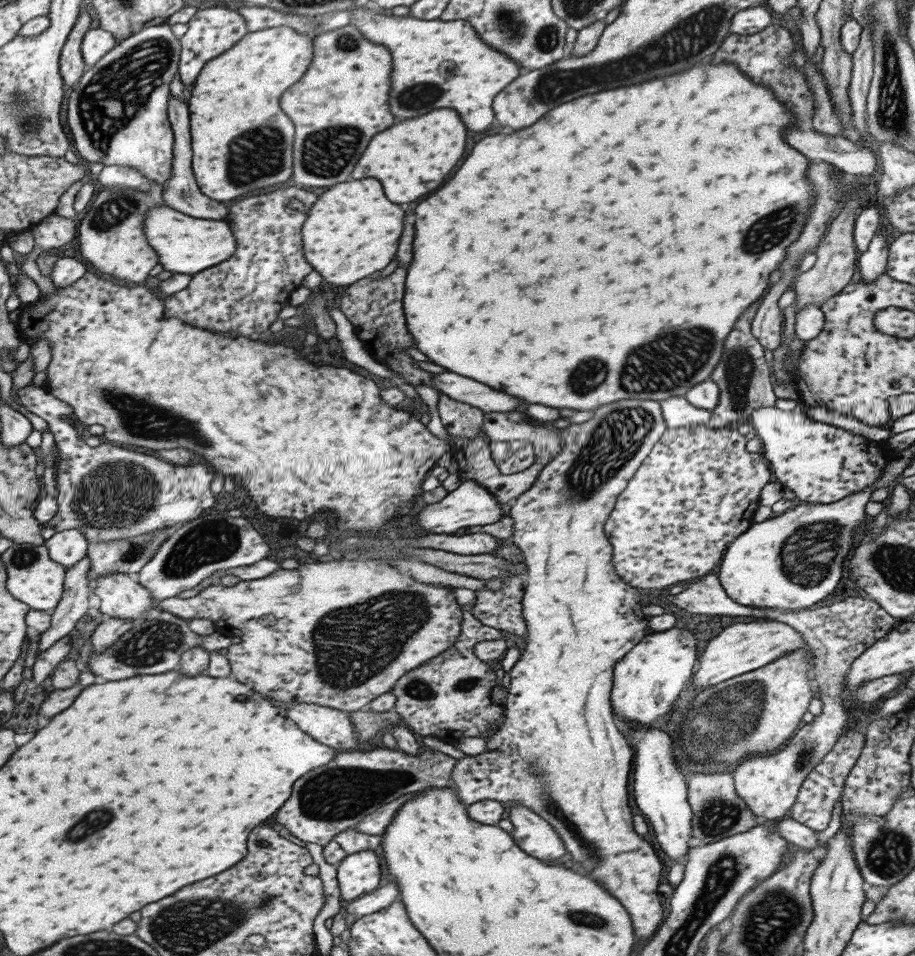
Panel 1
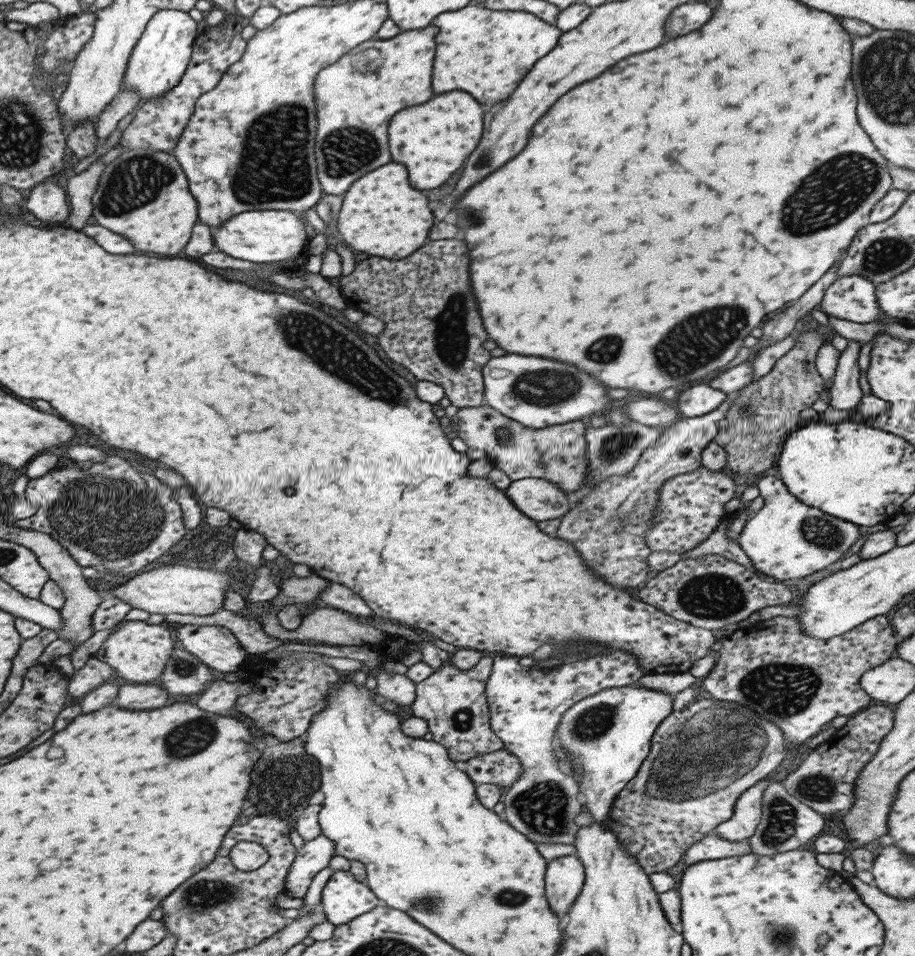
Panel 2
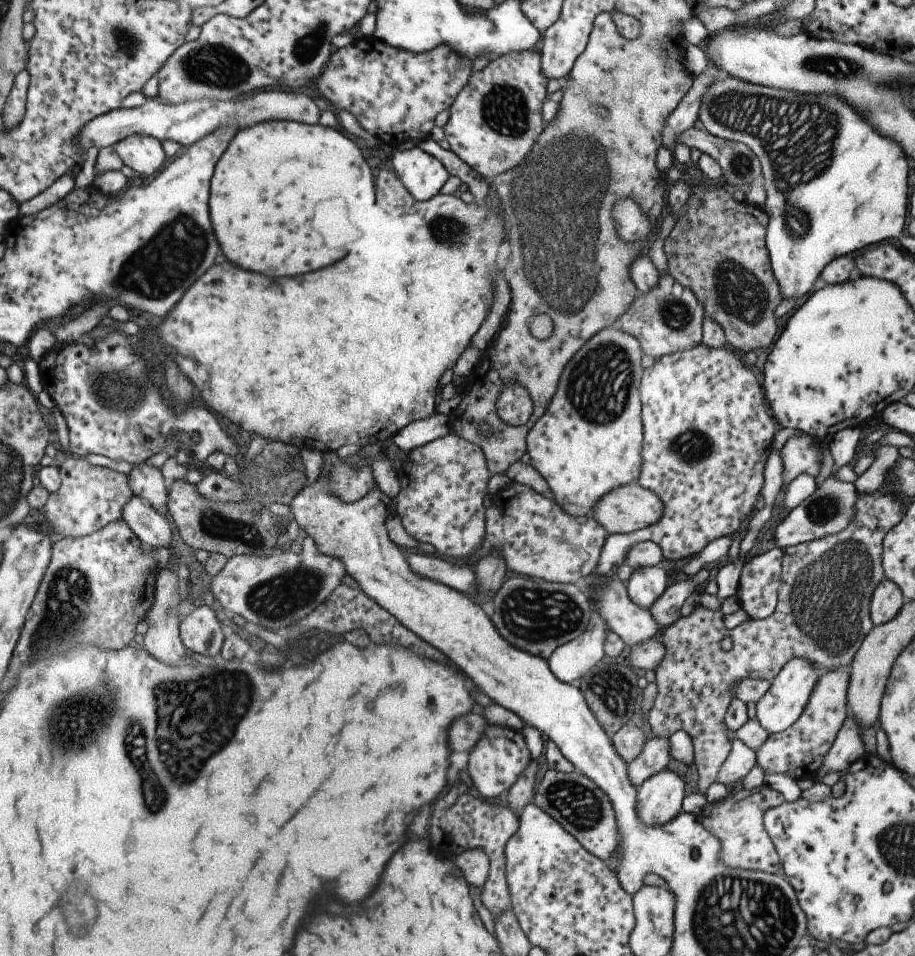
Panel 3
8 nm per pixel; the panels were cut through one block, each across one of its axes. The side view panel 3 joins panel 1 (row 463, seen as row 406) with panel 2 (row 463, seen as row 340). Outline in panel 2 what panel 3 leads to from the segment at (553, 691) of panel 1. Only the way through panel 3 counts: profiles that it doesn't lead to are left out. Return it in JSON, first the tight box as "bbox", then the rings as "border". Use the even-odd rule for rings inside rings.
{"bbox":[580,421,659,490],"border":[[[635,421],[622,422],[618,425],[610,423],[598,428],[585,429],[586,479],[580,486],[581,490],[593,489],[602,480],[614,474],[629,472],[637,464],[643,450],[655,442],[659,434],[659,429]]]}

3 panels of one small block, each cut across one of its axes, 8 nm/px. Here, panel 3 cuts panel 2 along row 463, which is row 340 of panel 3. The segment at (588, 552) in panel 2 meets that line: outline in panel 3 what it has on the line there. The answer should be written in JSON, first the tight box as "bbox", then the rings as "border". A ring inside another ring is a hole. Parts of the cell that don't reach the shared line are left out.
{"bbox":[615,268,705,359],"border":[[[667,268],[661,273],[657,271],[657,278],[657,286],[645,294],[638,293],[615,324],[621,332],[637,340],[642,354],[653,359],[669,353],[683,352],[700,344],[701,324],[705,317],[697,296],[689,288],[673,280]]]}

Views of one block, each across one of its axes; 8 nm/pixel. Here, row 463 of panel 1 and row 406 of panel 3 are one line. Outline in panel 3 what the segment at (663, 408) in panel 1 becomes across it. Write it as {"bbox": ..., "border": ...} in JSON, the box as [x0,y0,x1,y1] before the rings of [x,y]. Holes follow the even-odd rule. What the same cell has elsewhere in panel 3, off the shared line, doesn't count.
{"bbox":[593,344,778,578],"border":[[[697,344],[693,348],[686,349],[683,352],[669,353],[654,360],[652,366],[643,369],[641,372],[641,380],[638,381],[637,392],[639,402],[641,402],[641,472],[637,476],[636,483],[641,488],[651,490],[659,500],[663,503],[663,514],[655,524],[649,524],[647,528],[628,533],[627,535],[609,535],[602,544],[598,562],[593,571],[593,576],[605,576],[611,578],[615,575],[615,570],[619,564],[623,564],[629,548],[635,542],[649,541],[657,544],[664,553],[665,560],[669,560],[669,564],[681,564],[681,560],[690,560],[690,557],[697,556],[698,552],[704,548],[709,542],[721,536],[731,536],[737,533],[740,523],[748,516],[755,508],[754,503],[757,500],[757,495],[760,493],[763,486],[763,469],[768,457],[768,452],[771,450],[773,434],[778,429],[778,425],[772,418],[768,406],[763,396],[762,387],[759,386],[750,367],[745,363],[741,363],[736,354],[721,346],[721,348],[705,348],[705,344]]]}

